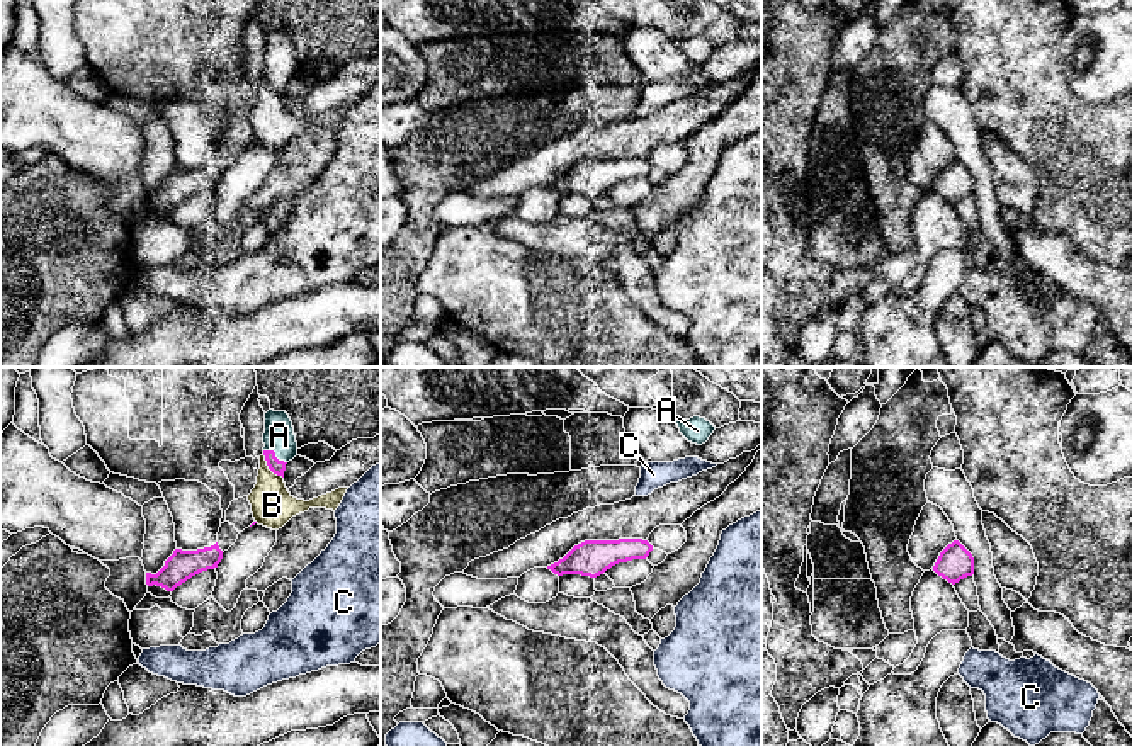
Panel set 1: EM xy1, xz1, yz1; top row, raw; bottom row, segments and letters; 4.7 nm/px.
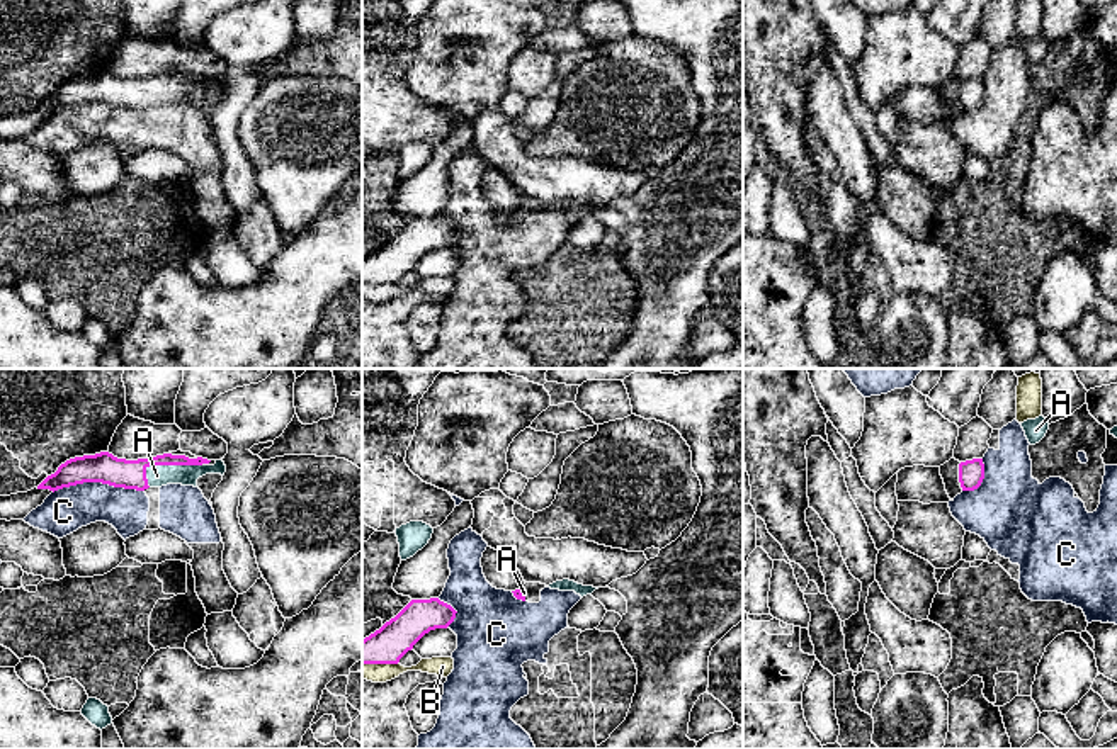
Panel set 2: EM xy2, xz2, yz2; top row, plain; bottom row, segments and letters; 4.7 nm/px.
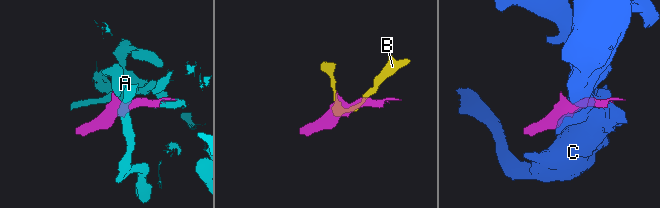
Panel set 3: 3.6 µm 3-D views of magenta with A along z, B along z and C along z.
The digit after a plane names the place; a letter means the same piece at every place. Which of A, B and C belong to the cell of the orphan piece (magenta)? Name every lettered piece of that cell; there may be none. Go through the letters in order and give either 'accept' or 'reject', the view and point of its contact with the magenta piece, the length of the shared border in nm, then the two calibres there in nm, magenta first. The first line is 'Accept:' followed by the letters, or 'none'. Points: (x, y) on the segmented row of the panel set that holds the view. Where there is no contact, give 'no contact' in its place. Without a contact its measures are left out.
Accept: A
A: accept | xy2 (165, 464) | 280 nm | 140/100 nm
B: reject | xy1 (269, 468) | 160 nm | 70/200 nm
C: reject | xy2 (97, 481) | 440 nm | 150/220 nm

